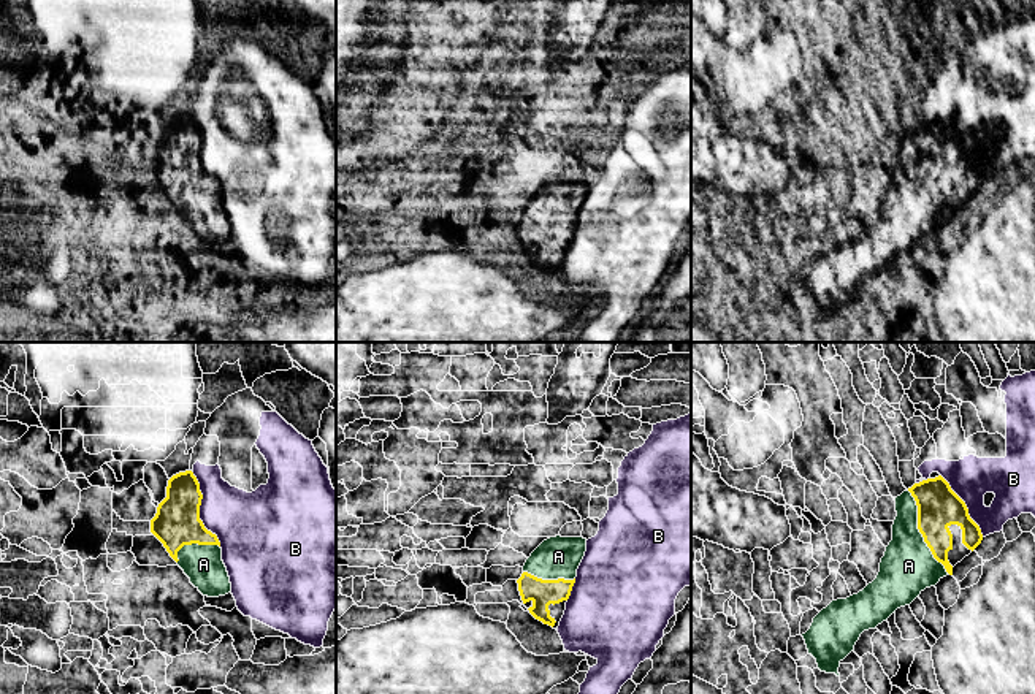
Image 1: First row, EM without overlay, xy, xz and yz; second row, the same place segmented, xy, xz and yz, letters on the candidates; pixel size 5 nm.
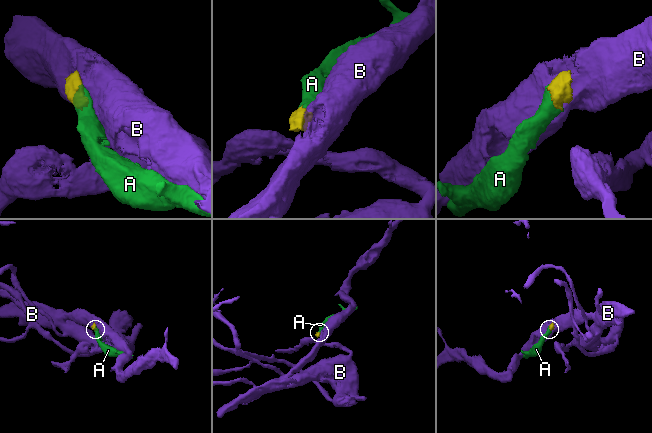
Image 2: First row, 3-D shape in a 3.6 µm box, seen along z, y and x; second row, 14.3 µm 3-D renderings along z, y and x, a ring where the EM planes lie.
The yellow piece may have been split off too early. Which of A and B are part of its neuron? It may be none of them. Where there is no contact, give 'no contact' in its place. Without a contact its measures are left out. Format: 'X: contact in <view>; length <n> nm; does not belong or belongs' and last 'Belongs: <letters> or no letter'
A: contact in yz; length 480 nm; belongs
B: contact in xy; length 400 nm; does not belong
Belongs: A

